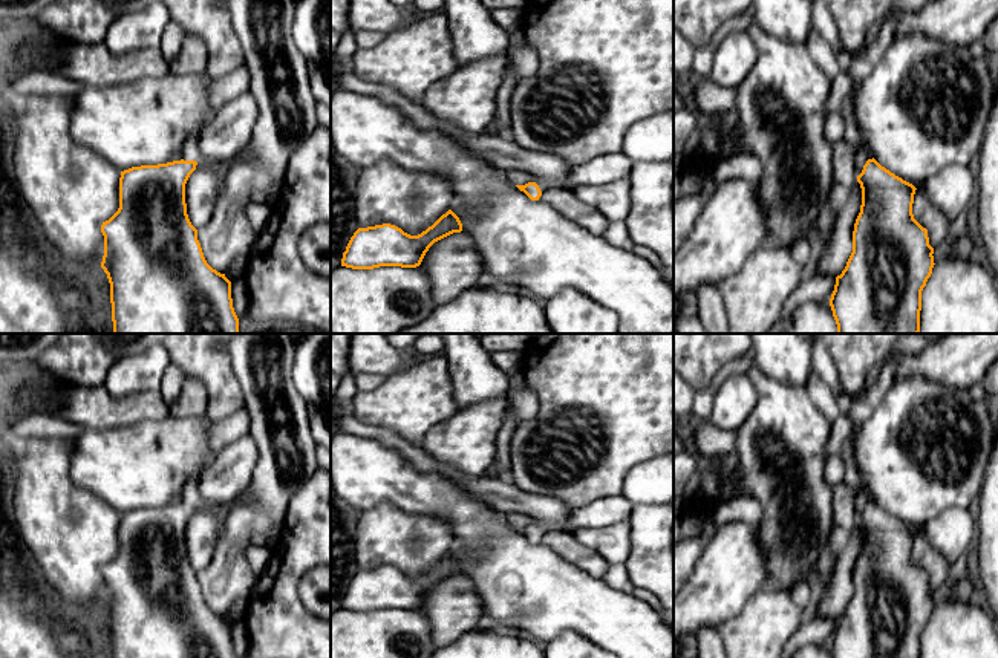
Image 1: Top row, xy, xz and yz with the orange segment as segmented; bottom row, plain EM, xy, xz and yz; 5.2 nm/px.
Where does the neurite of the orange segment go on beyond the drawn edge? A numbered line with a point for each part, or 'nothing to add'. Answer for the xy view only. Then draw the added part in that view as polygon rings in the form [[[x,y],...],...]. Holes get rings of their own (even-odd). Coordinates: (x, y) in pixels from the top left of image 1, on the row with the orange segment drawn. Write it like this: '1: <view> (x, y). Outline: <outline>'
1: xy (190, 152). Outline: [[[190,135],[182,147],[182,159],[184,161],[196,161],[201,162],[202,156],[197,147],[196,135]]]

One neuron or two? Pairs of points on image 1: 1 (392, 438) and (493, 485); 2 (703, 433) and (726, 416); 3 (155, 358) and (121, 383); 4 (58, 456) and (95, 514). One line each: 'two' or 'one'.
1: one
2: two
3: one
4: one

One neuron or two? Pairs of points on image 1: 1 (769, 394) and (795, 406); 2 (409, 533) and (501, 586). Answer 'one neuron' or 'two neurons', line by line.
1: one neuron
2: two neurons

